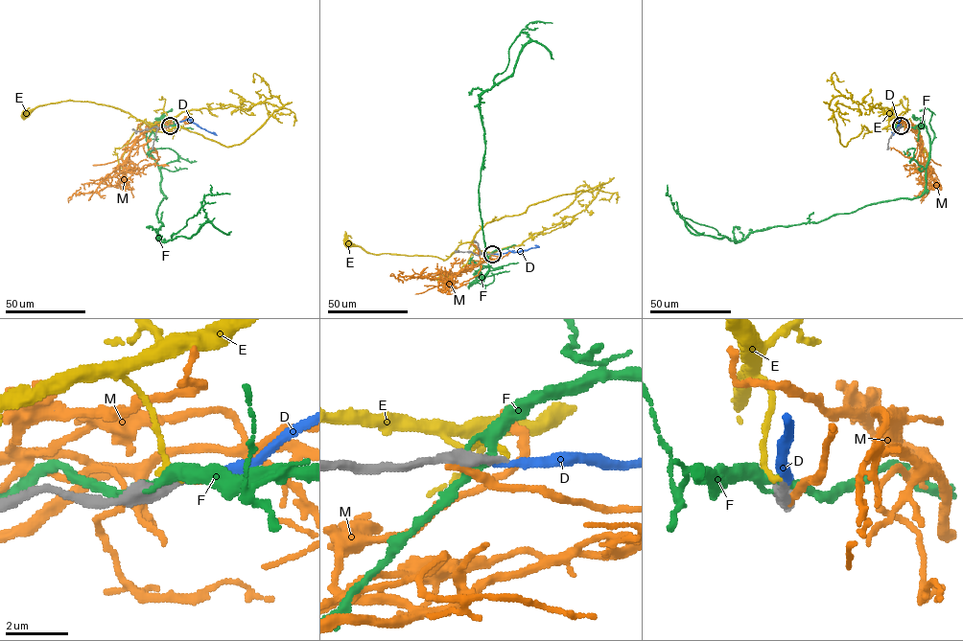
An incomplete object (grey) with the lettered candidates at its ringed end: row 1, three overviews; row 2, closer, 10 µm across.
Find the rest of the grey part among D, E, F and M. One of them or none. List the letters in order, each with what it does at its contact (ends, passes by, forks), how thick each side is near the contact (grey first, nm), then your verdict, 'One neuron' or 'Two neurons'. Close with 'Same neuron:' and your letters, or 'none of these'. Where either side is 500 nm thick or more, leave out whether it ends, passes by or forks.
D: It ends there. Thickness 360 nm (grey) against 170 nm. One neuron
E: It ends there. Thickness 260 nm (grey) against 170 nm. Two neurons
F: Thickness 500 nm (grey) against 240 nm. Two neurons
M: It ends there. Thickness 380 nm (grey) against 280 nm. Two neurons
Same neuron: D

